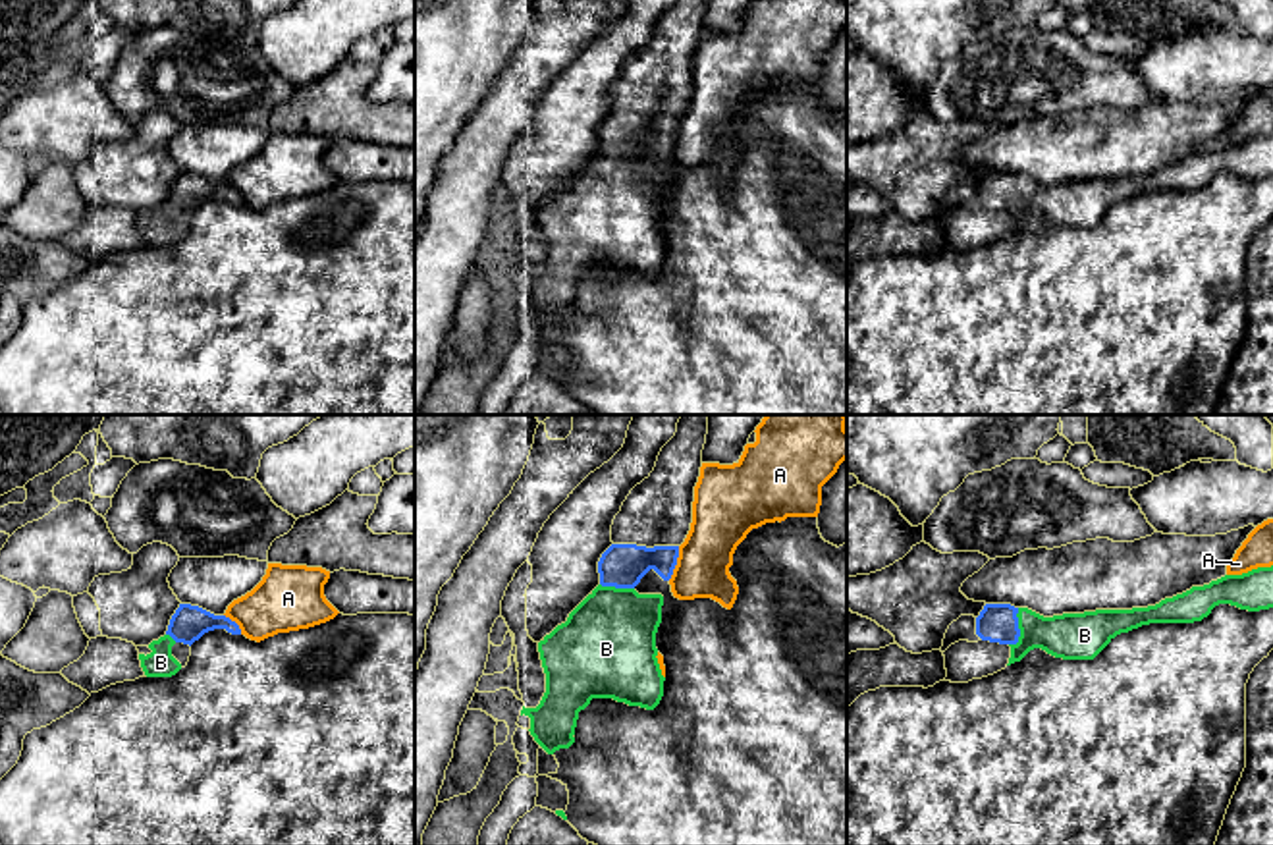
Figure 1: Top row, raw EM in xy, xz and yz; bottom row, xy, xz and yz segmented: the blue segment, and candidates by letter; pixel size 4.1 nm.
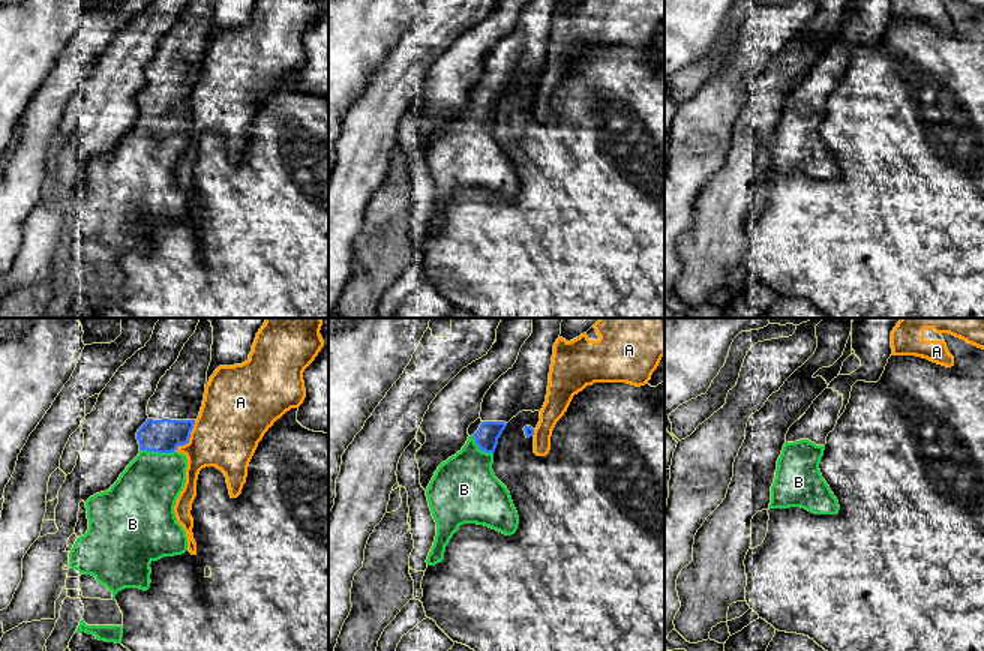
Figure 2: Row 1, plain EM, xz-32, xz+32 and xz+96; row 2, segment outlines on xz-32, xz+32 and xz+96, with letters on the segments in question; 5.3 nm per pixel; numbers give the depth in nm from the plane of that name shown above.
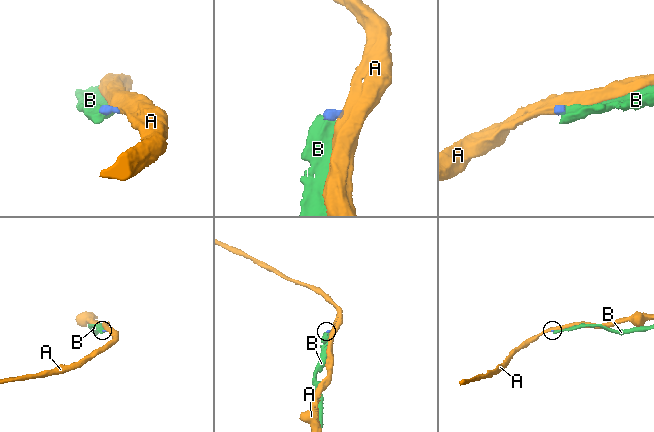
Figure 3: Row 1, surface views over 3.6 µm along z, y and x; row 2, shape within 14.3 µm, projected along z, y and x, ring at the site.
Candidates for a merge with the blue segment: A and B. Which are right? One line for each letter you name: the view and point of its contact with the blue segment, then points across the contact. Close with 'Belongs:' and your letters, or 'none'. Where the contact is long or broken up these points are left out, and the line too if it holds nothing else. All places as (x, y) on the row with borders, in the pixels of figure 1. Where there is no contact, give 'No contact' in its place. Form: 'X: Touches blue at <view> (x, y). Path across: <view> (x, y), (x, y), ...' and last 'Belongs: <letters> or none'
B: Touches blue at yz (1019, 629). Path across: yz (998, 622), (1019, 629), (1071, 635)
Belongs: B

